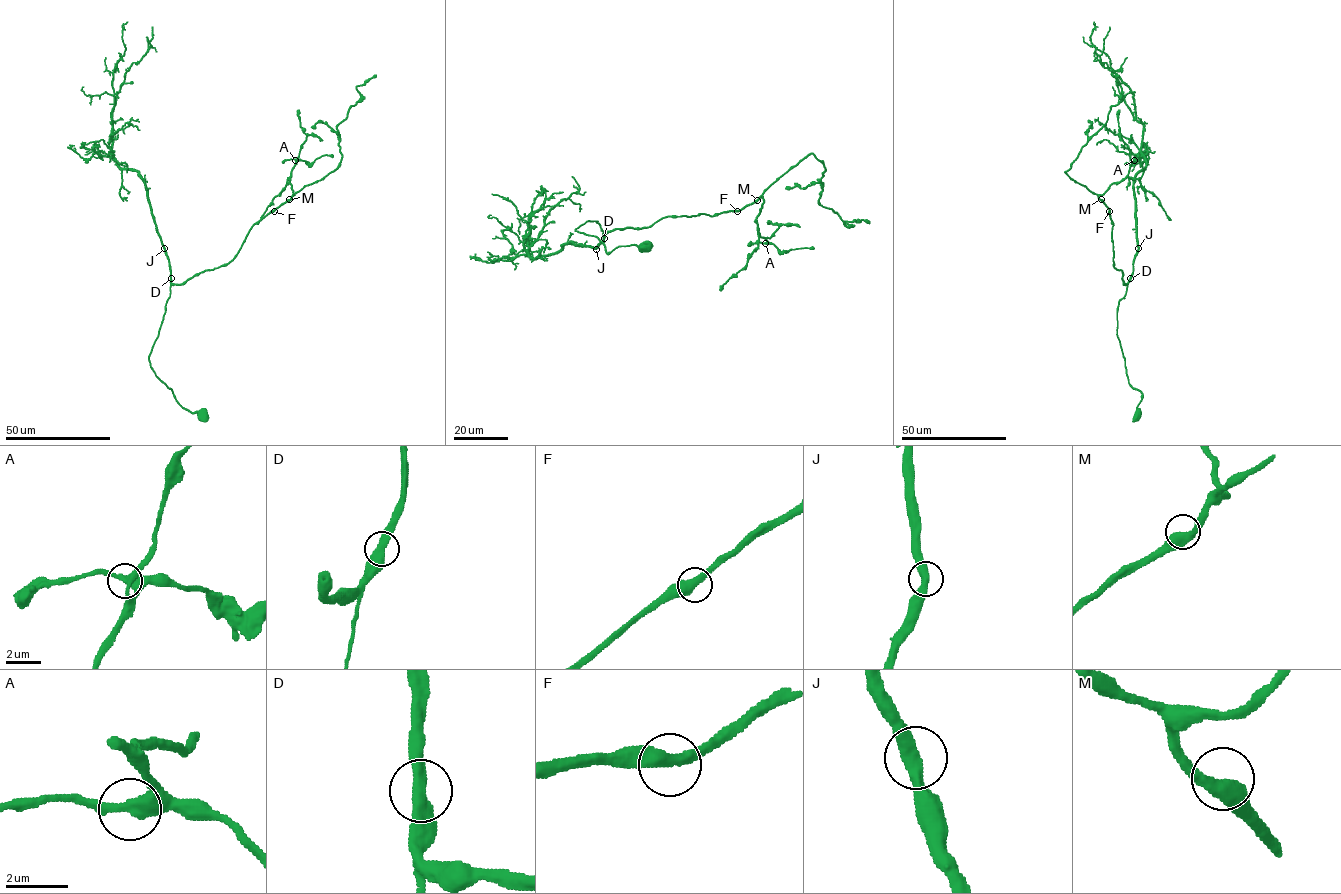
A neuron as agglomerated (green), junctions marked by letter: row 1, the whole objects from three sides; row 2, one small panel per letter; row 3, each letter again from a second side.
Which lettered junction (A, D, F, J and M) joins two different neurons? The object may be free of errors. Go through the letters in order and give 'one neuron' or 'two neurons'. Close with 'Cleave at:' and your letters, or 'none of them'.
A: one neuron
D: one neuron
F: one neuron
J: one neuron
M: one neuron
Cleave at: none of them

